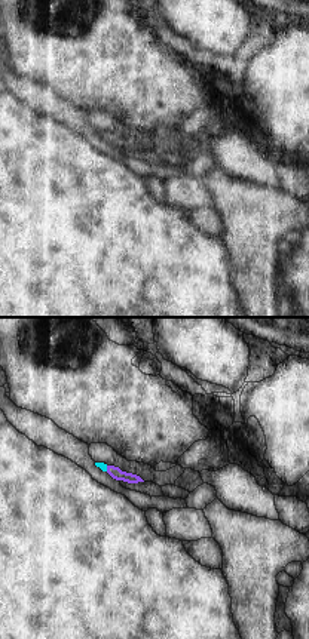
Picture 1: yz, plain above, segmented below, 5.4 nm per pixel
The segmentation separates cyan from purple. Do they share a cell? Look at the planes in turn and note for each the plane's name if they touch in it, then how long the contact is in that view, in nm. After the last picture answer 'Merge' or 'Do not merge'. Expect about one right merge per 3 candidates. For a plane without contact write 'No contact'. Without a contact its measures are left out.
Touches cyan in yz. Shared border 30 nm.

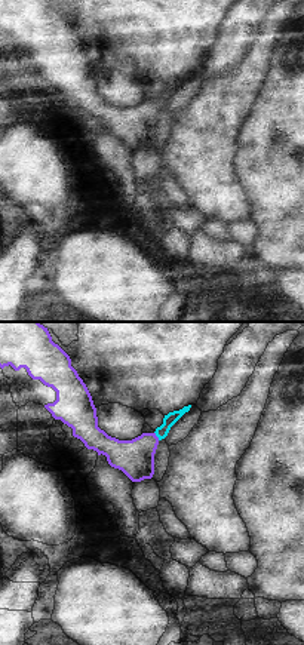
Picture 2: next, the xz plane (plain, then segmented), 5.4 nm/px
Touches cyan in xz. Shared border 50 nm.

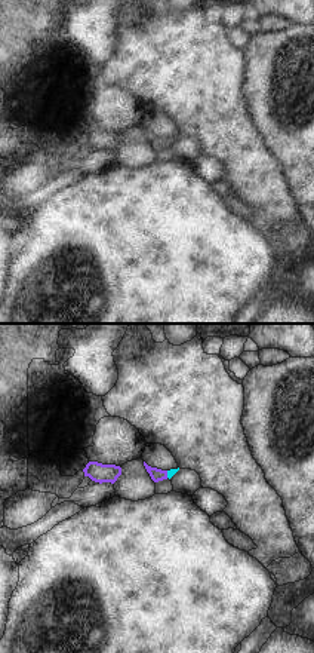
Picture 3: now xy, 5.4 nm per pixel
Touches cyan in xy. Shared border 40 nm.

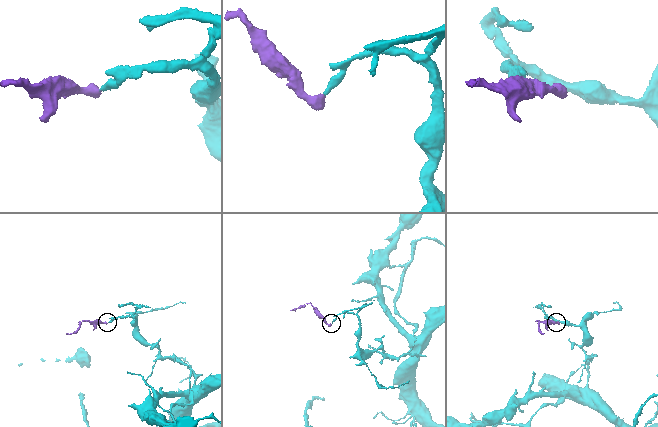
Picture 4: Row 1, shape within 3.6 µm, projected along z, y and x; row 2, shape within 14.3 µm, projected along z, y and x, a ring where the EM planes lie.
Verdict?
Merge.

